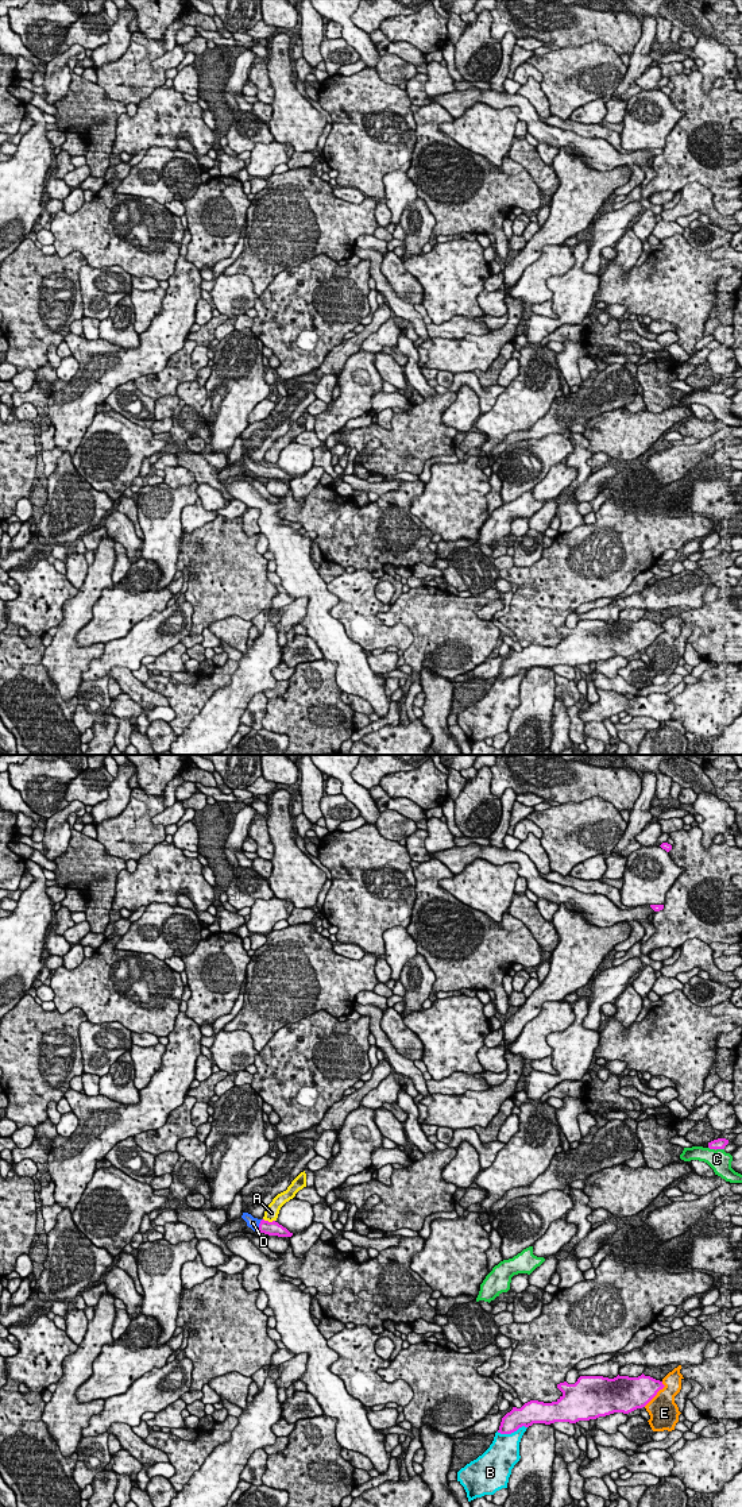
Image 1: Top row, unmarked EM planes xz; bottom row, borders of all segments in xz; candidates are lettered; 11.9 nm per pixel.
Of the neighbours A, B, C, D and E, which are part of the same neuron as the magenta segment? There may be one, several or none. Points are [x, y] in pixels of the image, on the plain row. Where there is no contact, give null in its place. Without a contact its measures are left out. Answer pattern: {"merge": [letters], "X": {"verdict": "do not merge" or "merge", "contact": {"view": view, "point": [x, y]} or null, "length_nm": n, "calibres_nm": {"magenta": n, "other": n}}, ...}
{"merge": ["D"], "A": {"verdict": "do not merge", "contact": {"view": "xz", "point": [267, 465]}, "length_nm": 150, "calibres_nm": {"magenta": 160, "other": 160}}, "B": {"verdict": "do not merge", "contact": {"view": "xz", "point": [511, 675]}, "length_nm": 380, "calibres_nm": {"magenta": 240, "other": 360}}, "C": {"verdict": "do not merge", "contact": {"view": "xz", "point": [717, 392]}, "length_nm": 190, "calibres_nm": {"magenta": 130, "other": 260}}, "D": {"verdict": "merge", "contact": {"view": "xz", "point": [259, 470]}, "length_nm": 170, "calibres_nm": {"magenta": 160, "other": 130}}, "E": {"verdict": "do not merge", "contact": {"view": "xz", "point": [656, 638]}, "length_nm": 380, "calibres_nm": {"magenta": 380, "other": 360}}}

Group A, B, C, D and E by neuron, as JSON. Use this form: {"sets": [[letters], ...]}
{"sets": [["A"], ["B"], ["C"], ["D"], ["E"]]}

